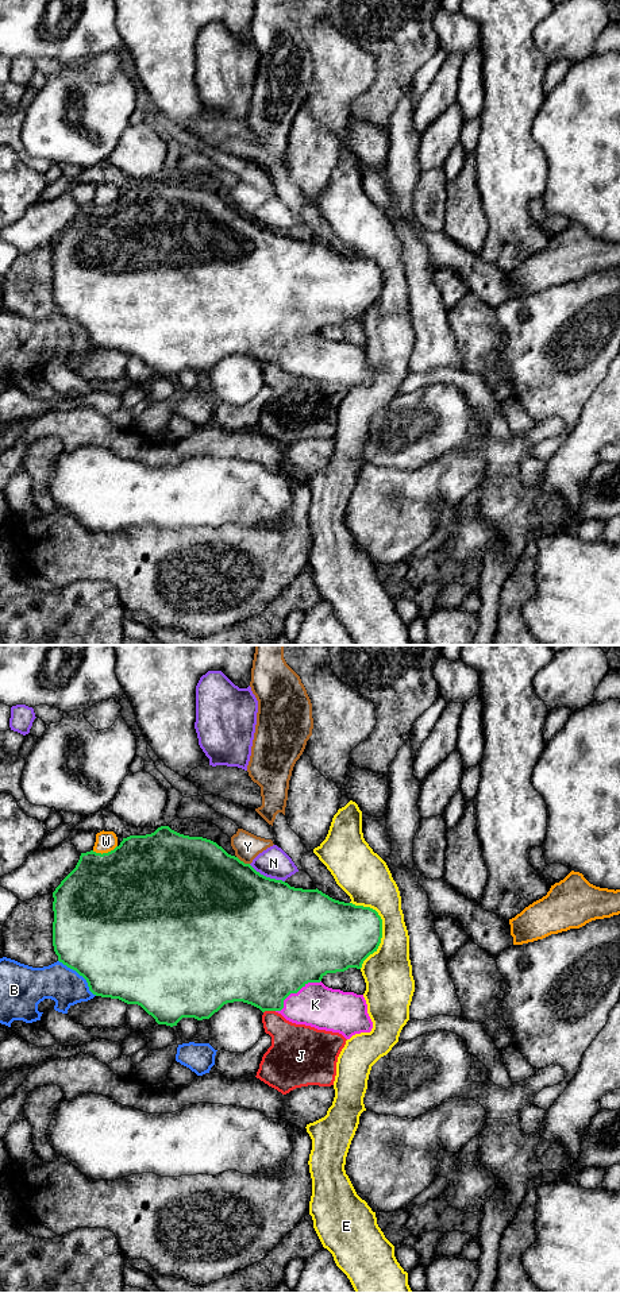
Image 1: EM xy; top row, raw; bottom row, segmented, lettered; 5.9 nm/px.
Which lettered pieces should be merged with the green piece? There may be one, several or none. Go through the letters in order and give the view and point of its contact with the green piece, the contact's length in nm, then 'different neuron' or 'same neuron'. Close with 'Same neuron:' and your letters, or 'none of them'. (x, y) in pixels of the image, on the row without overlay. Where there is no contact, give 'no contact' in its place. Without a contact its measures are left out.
B: xy (80, 327) | 320 nm | different neuron
E: xy (381, 280) | 400 nm | different neuron
J: xy (269, 362) | 70 nm | different neuron
K: xy (295, 344) | 320 nm | same neuron
N: xy (265, 228) | 240 nm | different neuron
W: xy (104, 205) | 160 nm | different neuron
Y: xy (242, 213) | 90 nm | different neuron
Same neuron: K

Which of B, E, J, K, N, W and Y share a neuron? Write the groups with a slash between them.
B / E / J / K / N / W / Y

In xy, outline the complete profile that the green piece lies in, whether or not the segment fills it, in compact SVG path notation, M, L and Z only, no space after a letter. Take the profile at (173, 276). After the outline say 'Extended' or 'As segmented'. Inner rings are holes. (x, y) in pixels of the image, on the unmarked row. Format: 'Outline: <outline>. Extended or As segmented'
Outline: M161 178L151 186L123 190L120 197L108 205L101 207L93 202L81 205L76 220L55 240L53 250L53 298L58 313L82 328L93 347L119 351L127 356L138 356L158 377L173 379L182 370L209 371L224 356L243 354L259 360L262 364L276 363L296 377L339 385L346 391L355 386L370 385L373 381L363 347L328 340L321 335L321 331L327 325L344 324L348 320L361 321L363 313L377 304L382 290L382 271L378 265L370 259L335 252L317 240L294 240L282 232L266 229L250 216L244 216L238 209L228 207L211 192L184 188L169 178Z. Extended

